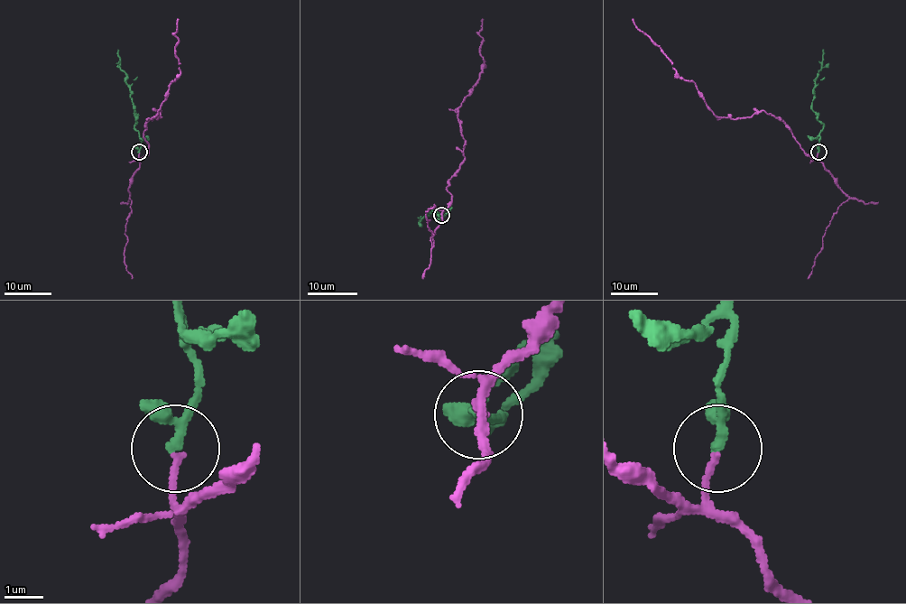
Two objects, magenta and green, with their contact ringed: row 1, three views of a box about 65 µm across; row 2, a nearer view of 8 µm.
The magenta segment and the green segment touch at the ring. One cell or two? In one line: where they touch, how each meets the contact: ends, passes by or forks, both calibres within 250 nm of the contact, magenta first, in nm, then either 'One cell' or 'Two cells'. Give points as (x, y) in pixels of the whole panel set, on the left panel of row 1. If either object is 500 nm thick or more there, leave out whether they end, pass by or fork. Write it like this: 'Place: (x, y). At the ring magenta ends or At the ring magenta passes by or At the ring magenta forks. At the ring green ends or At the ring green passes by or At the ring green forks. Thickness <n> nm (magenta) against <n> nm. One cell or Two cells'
Place: (139, 152). At the ring magenta ends. At the ring green passes by. Thickness 160 nm (magenta) against 190 nm. One cell

